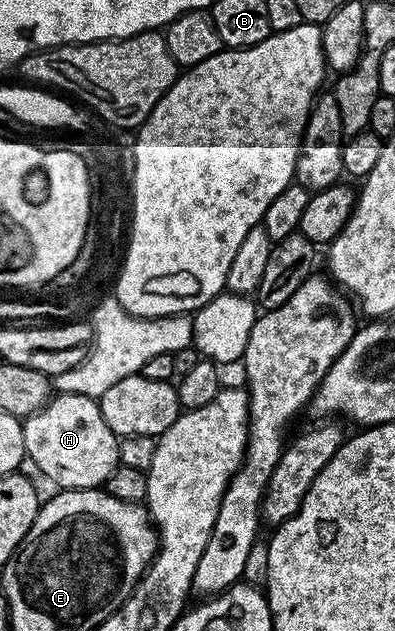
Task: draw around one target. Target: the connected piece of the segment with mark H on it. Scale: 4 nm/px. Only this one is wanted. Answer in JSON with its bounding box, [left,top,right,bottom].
[22,394,119,489]

